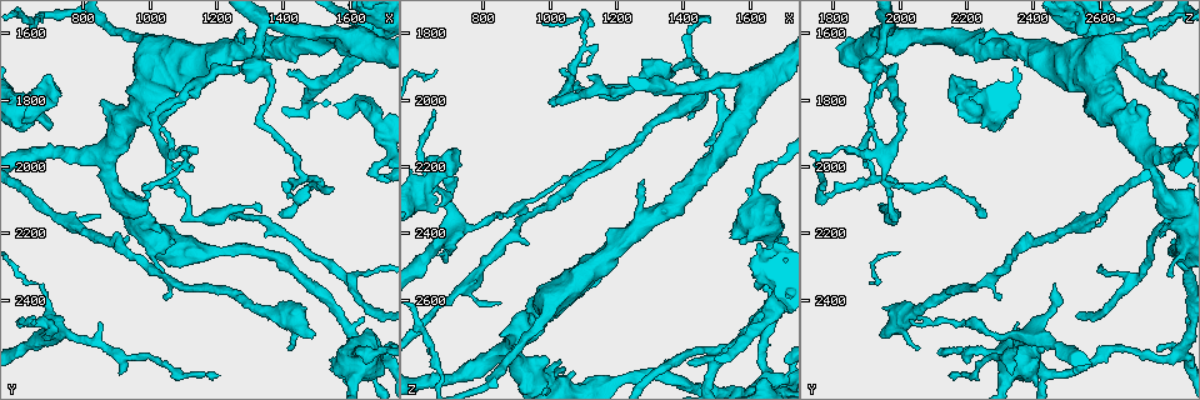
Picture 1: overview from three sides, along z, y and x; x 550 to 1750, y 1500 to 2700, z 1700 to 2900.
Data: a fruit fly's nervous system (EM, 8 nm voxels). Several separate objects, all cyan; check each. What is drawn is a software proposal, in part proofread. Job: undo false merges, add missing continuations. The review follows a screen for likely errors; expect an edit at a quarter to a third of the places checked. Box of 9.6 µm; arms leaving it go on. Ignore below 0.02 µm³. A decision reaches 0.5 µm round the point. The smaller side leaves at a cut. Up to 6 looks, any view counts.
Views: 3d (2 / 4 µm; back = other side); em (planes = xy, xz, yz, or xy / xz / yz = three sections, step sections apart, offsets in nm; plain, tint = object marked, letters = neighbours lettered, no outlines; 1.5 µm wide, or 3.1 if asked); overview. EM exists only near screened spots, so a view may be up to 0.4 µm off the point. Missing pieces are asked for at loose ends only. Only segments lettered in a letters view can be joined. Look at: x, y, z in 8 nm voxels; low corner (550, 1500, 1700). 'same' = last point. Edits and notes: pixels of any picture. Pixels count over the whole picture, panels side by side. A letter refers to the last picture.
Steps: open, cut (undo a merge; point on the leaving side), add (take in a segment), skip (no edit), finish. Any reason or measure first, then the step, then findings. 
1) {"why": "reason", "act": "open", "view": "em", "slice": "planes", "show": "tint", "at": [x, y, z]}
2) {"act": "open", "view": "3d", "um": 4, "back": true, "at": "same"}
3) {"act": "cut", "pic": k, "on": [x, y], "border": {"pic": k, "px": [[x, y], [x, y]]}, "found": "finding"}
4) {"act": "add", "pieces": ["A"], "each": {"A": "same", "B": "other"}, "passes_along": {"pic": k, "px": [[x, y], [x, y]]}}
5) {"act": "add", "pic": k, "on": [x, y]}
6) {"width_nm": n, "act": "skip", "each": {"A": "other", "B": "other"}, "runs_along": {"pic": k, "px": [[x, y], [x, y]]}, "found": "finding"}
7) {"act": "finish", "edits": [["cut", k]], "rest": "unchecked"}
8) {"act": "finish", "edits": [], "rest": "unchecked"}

{"why": "an open end", "act": "open", "view": "3d", "um": 4, "at": [1490, 2500, 1950]}

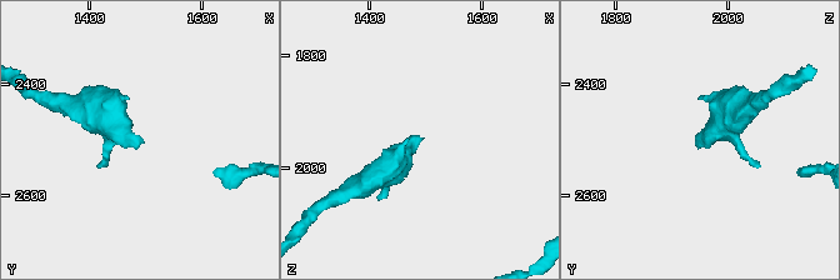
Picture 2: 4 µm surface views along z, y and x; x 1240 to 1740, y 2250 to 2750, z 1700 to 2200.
{"act": "open", "view": "em", "slice": "planes", "show": "letters", "at": [1495, 2500, 1945]}

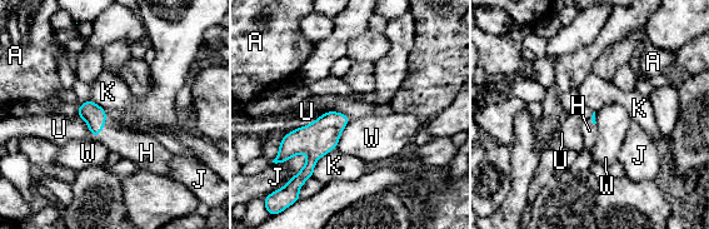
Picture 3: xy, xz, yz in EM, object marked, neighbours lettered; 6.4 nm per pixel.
{"act": "add", "pieces": ["H"], "each": {"A": "other", "H": "same", "J": "other", "K": "other", "U": "other", "W": "other"}, "passes_along": {"pic": 3, "px": [[94, 115], [103, 125], [135, 147]]}, "found": "the neuron continues"}

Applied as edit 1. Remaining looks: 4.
{"why": "free end", "act": "open", "view": "3d", "um": 2, "at": [1340, 2130, 1940]}

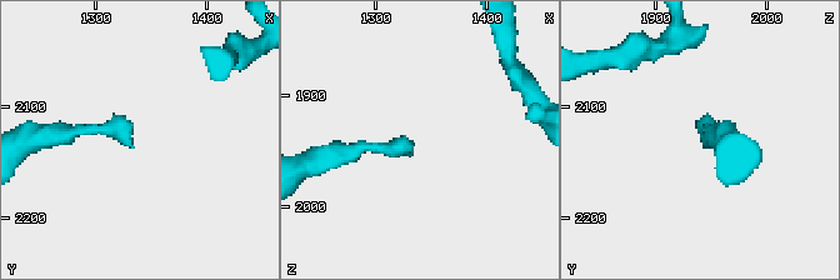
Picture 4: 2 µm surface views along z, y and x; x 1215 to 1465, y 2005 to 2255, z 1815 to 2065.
{"act": "open", "view": "em", "slice": "planes", "show": "plain", "at": [1334, 2140, 1944]}

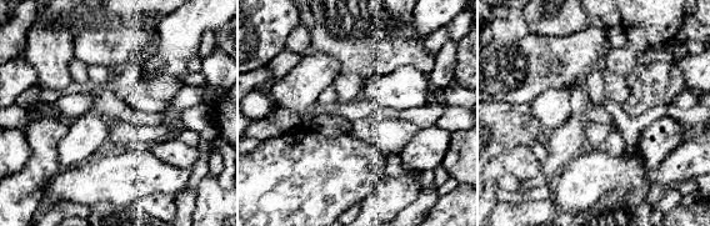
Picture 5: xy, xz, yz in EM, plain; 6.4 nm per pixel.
{"act": "open", "view": "em", "slice": "planes", "show": "letters", "at": "same"}

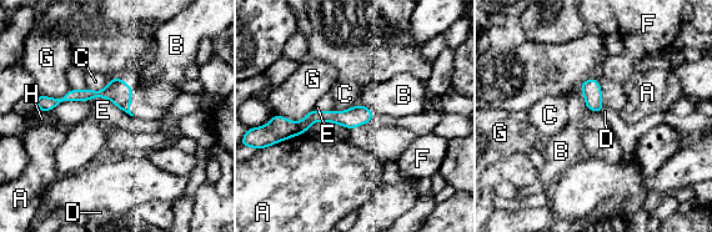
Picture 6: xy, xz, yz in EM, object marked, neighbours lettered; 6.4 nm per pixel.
{"act": "skip", "each": {"A": "other", "B": "other", "C": "other", "D": "other", "E": "other", "F": "other", "G": "other", "H": "other"}, "border": {"pic": 6, "px": [[86, 100], [109, 99], [133, 116]]}, "found": "no lettered segment goes on from it"}

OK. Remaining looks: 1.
{"act": "finish", "edits": [["add", 3]], "rest": "unchecked"}

